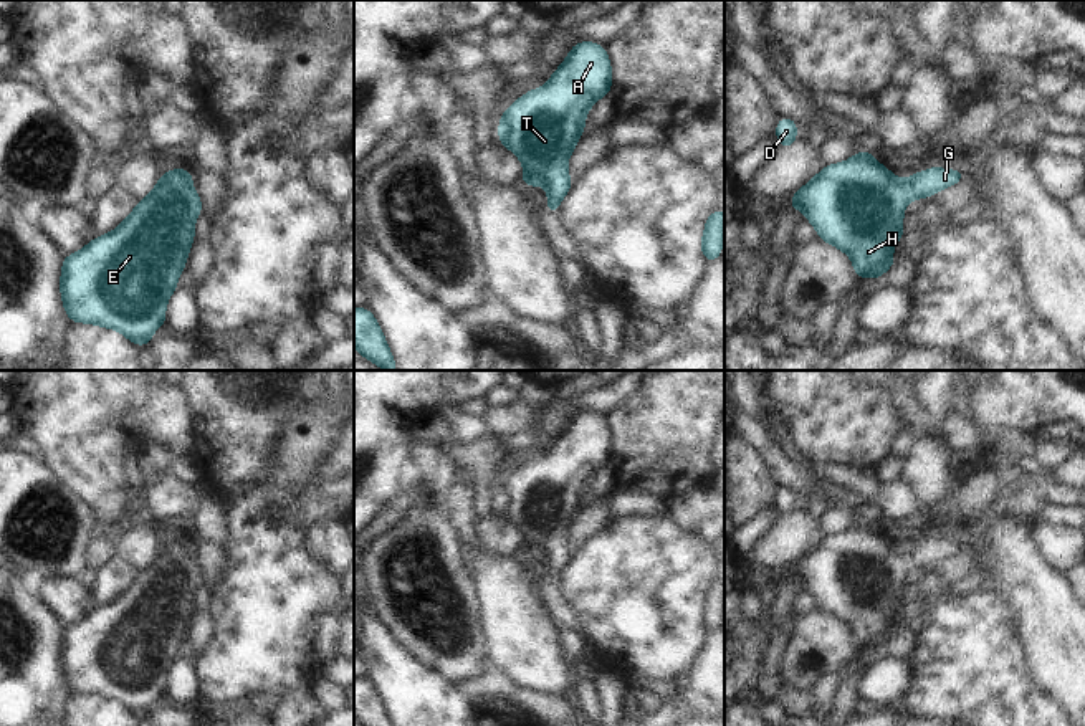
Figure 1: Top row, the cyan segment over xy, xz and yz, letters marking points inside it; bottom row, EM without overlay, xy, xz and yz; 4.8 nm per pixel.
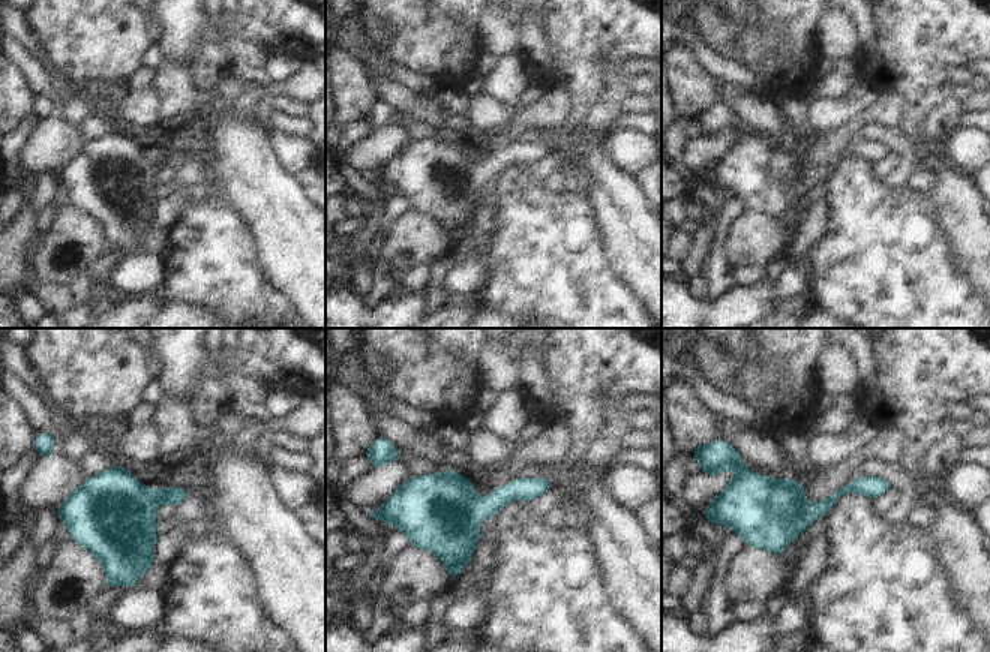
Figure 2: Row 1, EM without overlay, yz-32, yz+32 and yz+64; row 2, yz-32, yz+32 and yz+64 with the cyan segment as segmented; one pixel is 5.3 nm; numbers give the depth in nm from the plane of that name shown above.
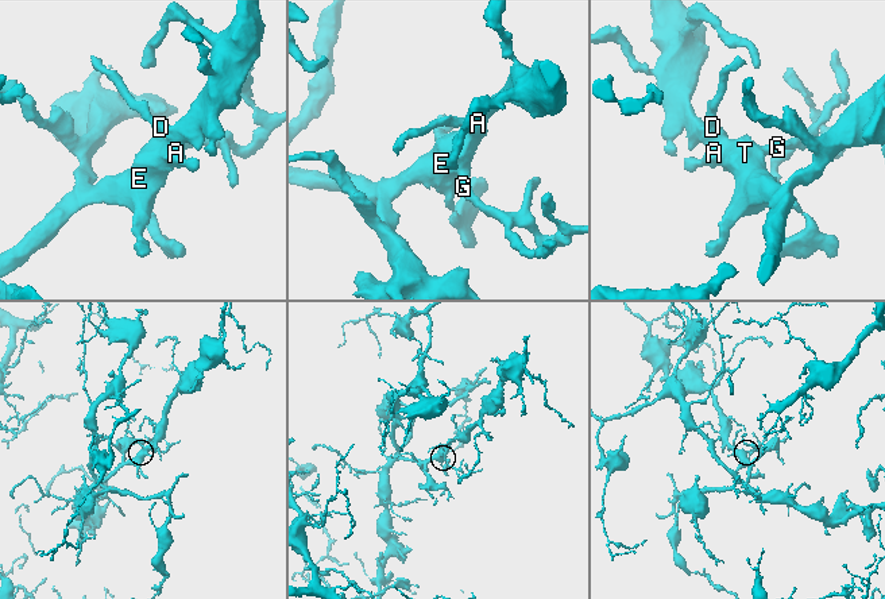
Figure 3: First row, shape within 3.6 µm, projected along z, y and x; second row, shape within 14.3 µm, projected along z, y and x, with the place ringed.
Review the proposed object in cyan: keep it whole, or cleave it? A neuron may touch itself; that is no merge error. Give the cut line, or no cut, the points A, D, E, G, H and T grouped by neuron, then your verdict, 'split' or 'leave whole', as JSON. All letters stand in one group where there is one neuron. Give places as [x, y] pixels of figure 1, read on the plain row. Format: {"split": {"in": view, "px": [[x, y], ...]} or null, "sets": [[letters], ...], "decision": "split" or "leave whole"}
{"split": null, "sets": [["A", "D", "E", "G", "H", "T"]], "decision": "leave whole"}

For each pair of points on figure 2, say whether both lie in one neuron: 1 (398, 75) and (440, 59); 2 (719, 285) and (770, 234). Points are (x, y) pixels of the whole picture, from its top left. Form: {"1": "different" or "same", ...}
{"1": "different", "2": "different"}

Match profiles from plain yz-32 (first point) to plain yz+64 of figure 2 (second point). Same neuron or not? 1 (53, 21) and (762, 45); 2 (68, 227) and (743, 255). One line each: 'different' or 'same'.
1: same
2: same

